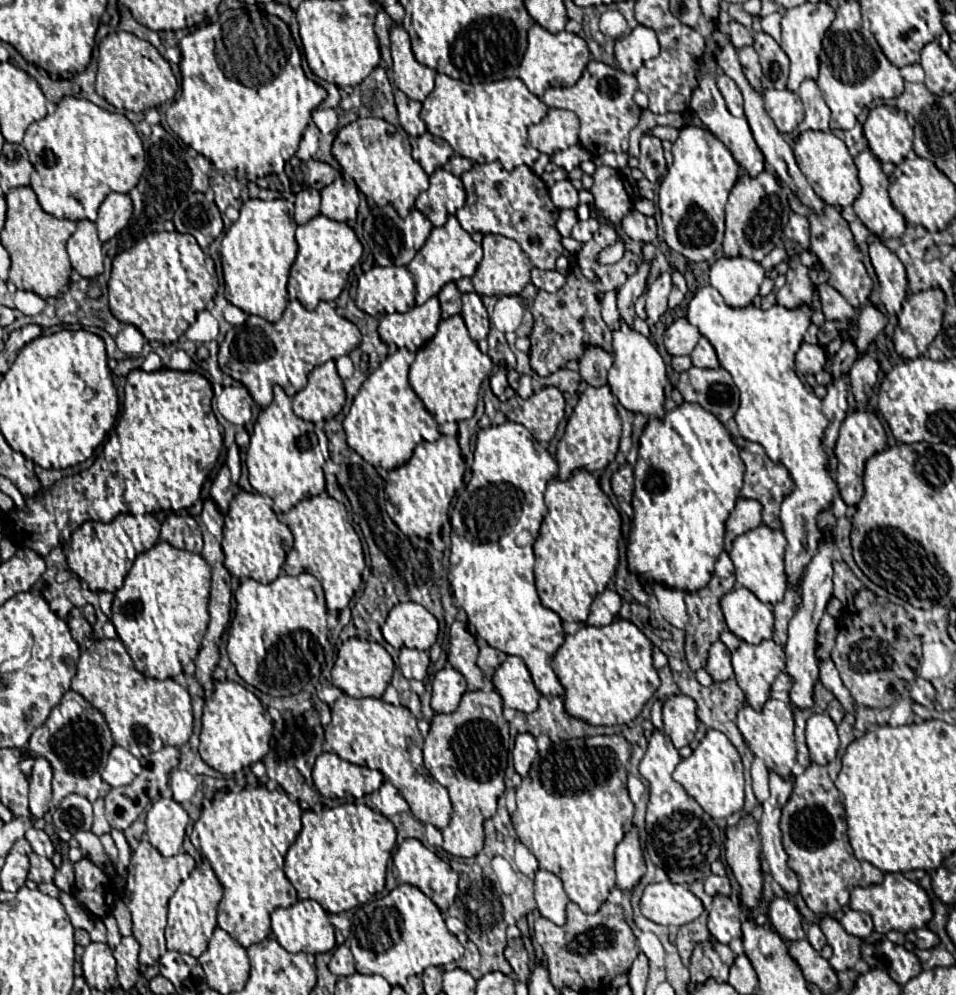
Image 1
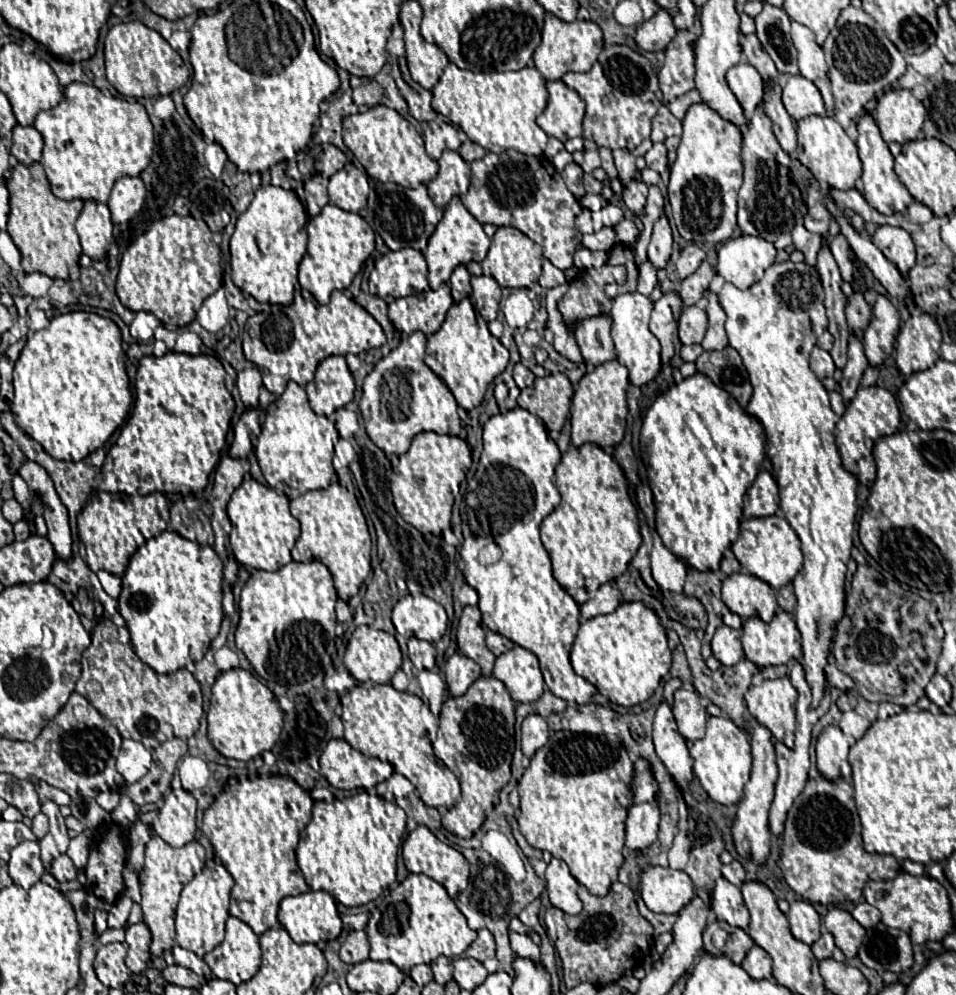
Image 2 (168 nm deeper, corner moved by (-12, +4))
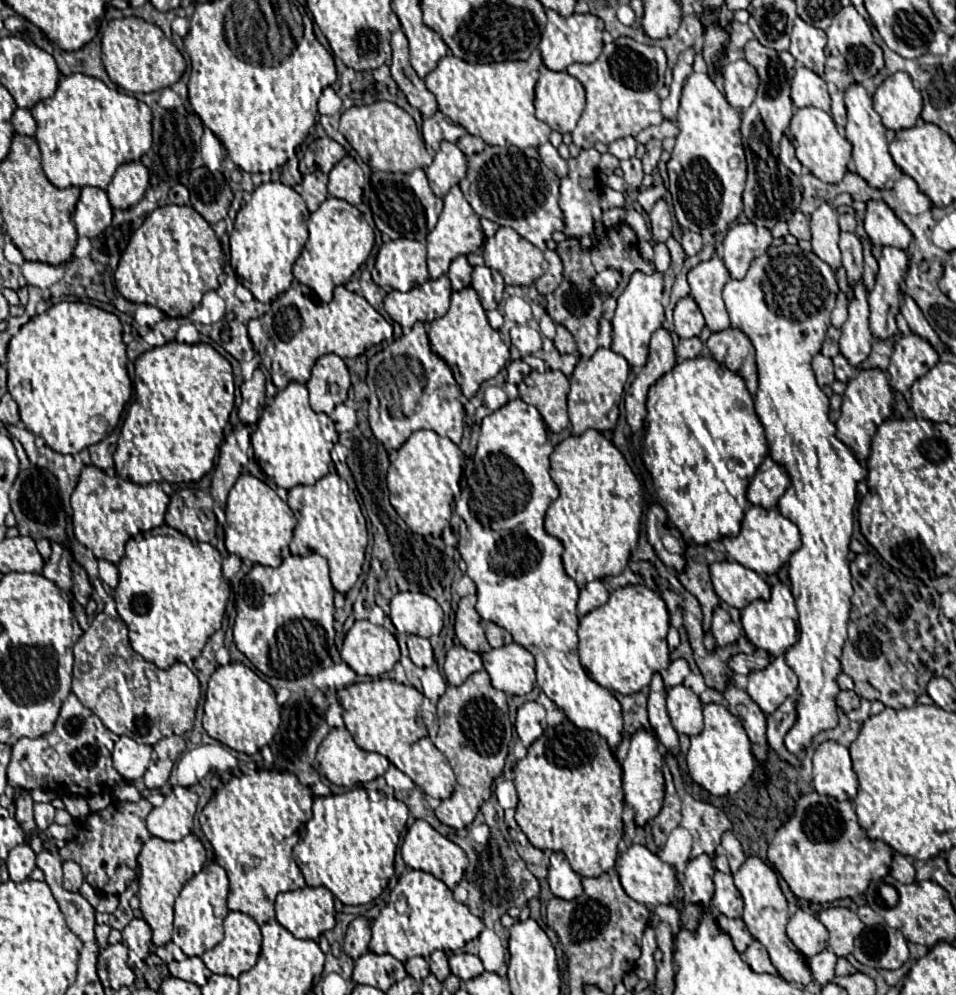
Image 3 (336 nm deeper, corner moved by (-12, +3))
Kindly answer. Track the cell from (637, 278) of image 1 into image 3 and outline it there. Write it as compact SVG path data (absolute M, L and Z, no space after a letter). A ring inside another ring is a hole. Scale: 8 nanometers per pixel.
M658 200L650 212L650 224L652 224L652 240L650 244L666 242L672 236L672 220L670 210L664 200Z

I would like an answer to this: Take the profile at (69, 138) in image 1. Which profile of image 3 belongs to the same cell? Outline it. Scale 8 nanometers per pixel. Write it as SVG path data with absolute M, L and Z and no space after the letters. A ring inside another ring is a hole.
M84 74L64 76L56 94L32 108L32 116L38 124L36 142L42 152L42 168L56 188L94 186L106 190L122 164L140 160L152 146L150 108Z

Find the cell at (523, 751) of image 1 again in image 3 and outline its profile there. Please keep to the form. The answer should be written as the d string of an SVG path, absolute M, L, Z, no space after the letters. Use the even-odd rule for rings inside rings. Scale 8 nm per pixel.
M526 702L518 708L514 726L526 748L532 746L532 742L538 740L540 734L544 732L544 726L546 726L544 716L546 716L546 712L538 702Z

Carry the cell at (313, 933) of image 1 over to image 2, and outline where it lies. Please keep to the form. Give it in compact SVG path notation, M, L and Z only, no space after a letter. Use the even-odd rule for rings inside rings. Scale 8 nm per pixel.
M306 891L296 897L284 897L278 909L278 921L290 933L296 943L320 943L332 941L342 931L342 919L338 917L336 901L326 891Z

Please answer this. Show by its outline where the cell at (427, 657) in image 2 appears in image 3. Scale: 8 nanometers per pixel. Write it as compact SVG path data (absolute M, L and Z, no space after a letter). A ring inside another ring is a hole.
M410 636L408 638L409 657L416 666L420 668L428 668L435 663L433 648L426 638L420 636Z

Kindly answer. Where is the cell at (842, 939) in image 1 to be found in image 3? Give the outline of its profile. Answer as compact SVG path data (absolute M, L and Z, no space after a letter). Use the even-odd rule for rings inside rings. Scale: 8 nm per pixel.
M828 908L820 912L818 918L830 934L826 948L832 950L836 956L848 956L854 948L854 940L864 930L860 918L848 908Z

